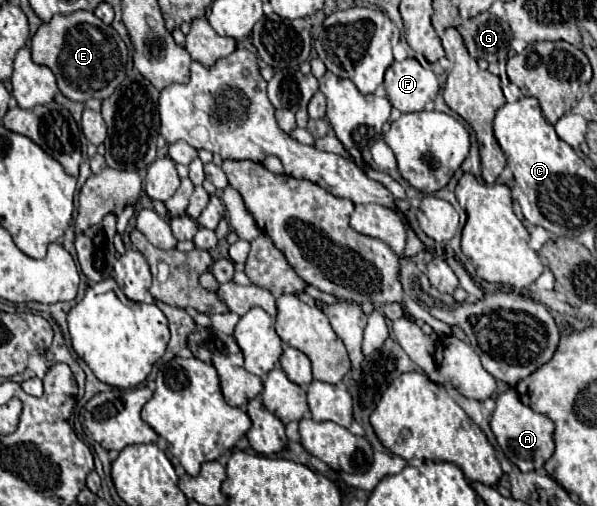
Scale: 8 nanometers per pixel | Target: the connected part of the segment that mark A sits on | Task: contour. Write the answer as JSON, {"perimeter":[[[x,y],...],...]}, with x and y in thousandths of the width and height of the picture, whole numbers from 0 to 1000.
{"perimeter":[[[856,765],[846,777],[832,781],[832,804],[822,824],[822,852],[849,899],[856,915],[863,915],[873,931],[889,931],[889,927],[906,927],[910,915],[926,899],[930,891],[930,872],[926,872],[926,832],[906,816],[896,816],[889,804],[876,800],[866,785],[866,773]]]}

